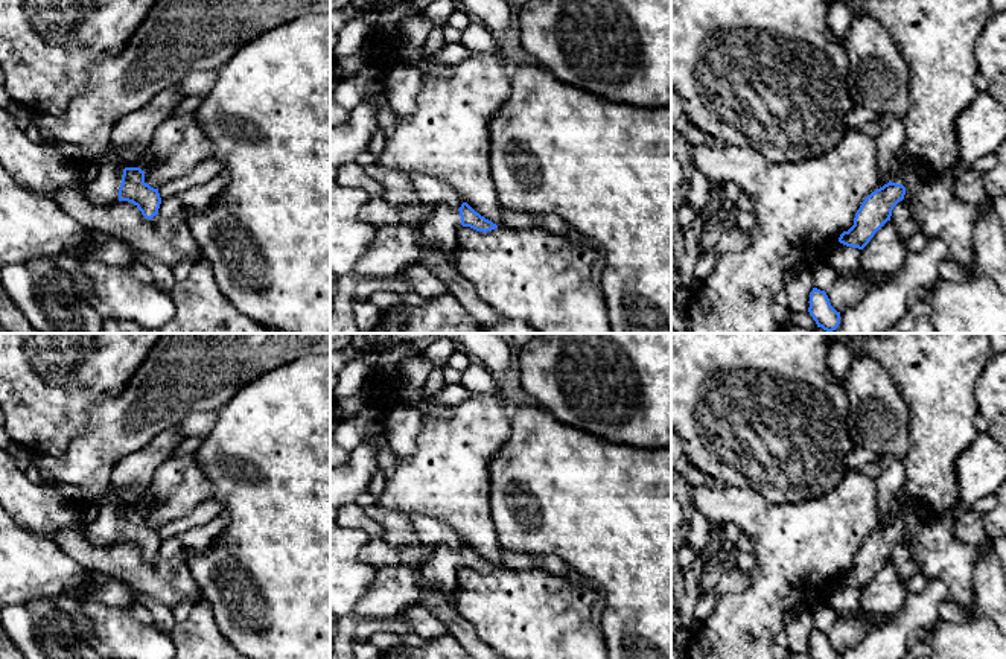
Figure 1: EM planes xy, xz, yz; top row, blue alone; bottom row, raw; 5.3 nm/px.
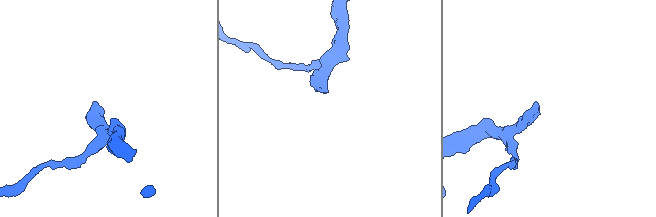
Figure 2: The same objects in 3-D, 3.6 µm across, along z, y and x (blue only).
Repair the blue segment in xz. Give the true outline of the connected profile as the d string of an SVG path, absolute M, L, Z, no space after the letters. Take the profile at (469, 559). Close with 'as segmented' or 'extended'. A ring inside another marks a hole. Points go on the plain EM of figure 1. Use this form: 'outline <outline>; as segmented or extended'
outline M463 543L458 551L446 545L435 548L429 559L420 565L420 571L434 591L440 592L450 604L455 604L457 572L461 566L482 574L498 569L496 565Z; extended

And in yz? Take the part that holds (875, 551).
outline M896 498L890 508L890 522L866 537L855 554L854 566L840 575L840 584L858 591L869 584L874 575L890 562L893 548L906 540L904 516L909 511L925 517L931 516L919 505Z; extended

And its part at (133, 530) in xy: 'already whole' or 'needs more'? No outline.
needs more

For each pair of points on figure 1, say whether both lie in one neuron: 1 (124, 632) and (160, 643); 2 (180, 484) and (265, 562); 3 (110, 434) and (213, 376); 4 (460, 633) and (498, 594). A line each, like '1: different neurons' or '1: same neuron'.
1: same neuron
2: different neurons
3: same neuron
4: different neurons

